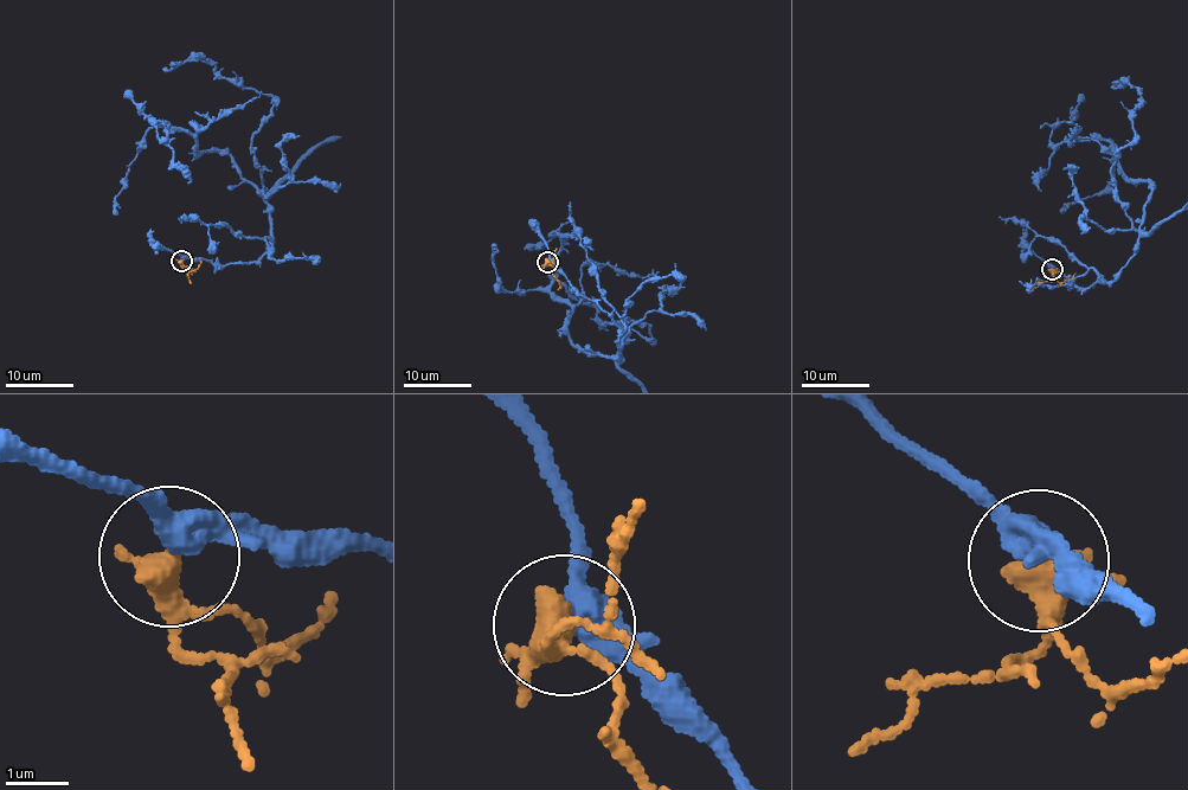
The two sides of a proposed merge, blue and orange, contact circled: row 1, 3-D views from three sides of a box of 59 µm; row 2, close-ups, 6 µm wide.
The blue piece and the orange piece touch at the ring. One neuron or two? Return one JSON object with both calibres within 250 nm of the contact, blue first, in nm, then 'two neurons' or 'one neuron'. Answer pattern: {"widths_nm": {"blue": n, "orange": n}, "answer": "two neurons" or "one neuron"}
{"widths_nm": {"blue": 320, "orange": 340}, "answer": "two neurons"}

